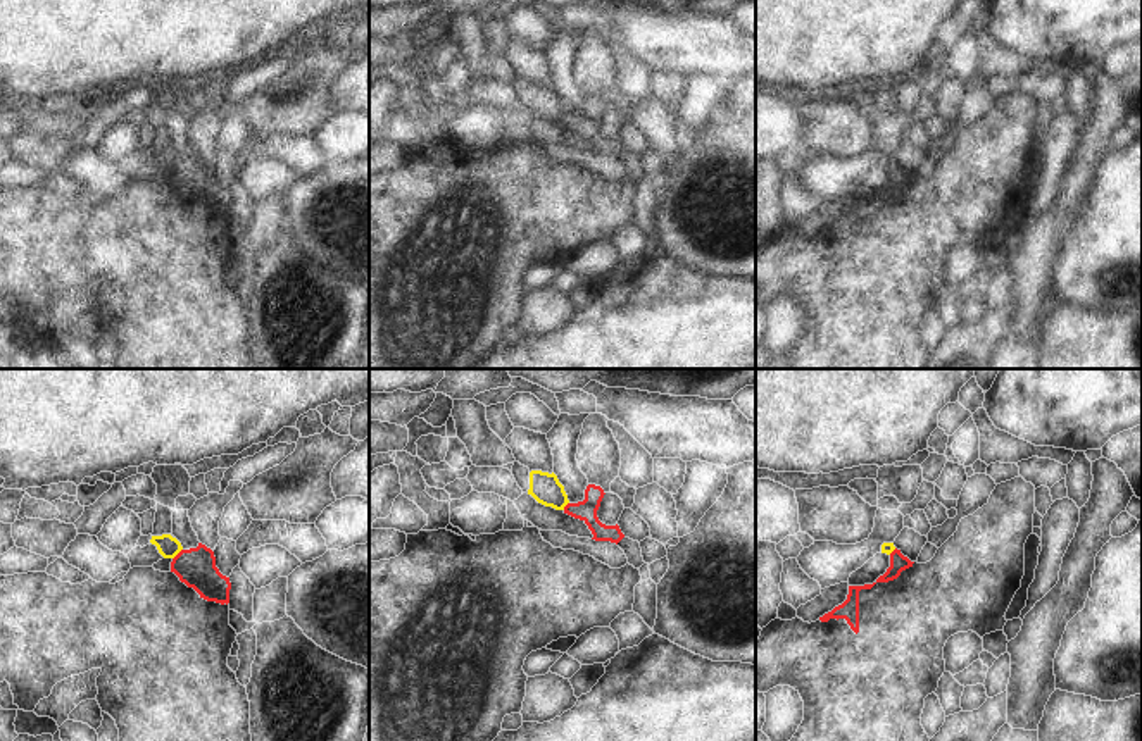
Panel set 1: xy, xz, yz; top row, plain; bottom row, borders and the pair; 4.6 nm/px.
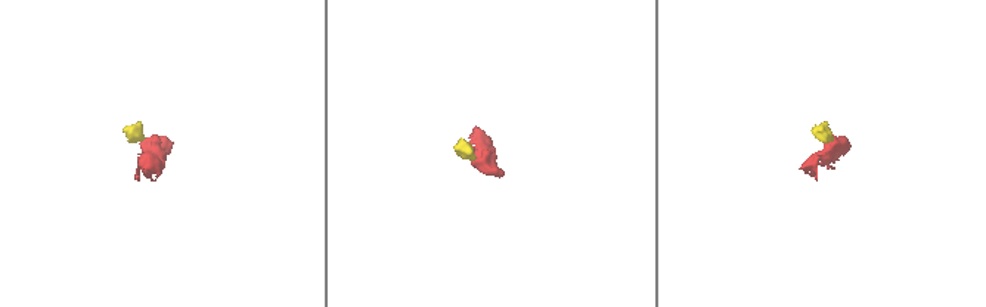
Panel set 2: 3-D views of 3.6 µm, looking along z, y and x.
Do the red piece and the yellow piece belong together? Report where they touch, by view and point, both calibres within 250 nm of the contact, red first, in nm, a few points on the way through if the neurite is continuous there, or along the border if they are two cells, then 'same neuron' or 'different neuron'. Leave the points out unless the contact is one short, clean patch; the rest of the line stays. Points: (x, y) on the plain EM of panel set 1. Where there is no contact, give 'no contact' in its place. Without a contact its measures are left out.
contact xy (178, 168); calibres 180 and 100 nm; way xy (195, 181), (178, 168), (168, 161); same neuron

